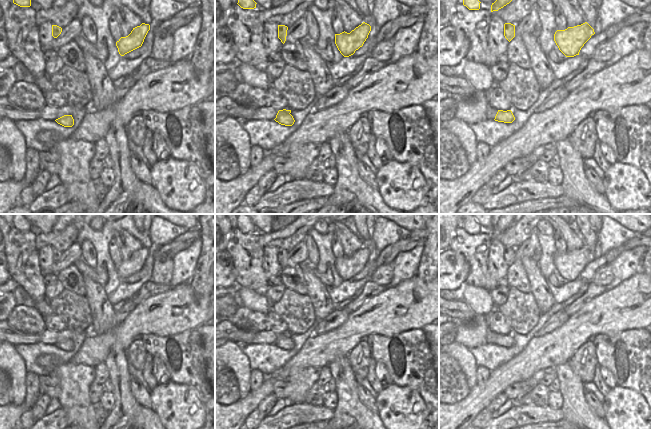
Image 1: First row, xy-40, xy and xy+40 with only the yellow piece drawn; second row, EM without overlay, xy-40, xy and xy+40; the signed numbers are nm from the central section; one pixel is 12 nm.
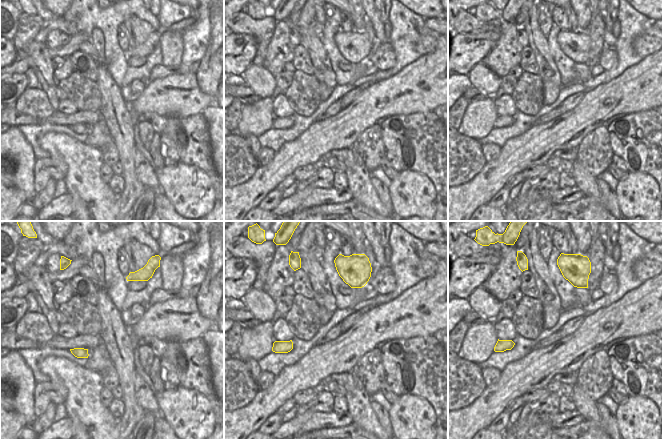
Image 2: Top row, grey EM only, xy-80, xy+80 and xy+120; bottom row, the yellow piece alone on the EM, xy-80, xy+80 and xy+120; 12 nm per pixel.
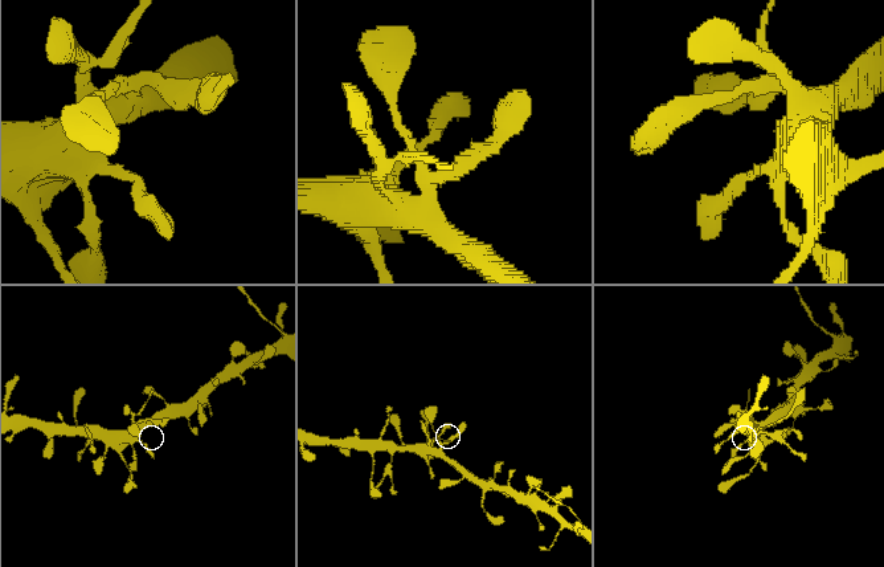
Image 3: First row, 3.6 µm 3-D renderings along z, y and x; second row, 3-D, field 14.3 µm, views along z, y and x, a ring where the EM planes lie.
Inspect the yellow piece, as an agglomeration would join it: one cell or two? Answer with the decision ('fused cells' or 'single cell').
single cell

